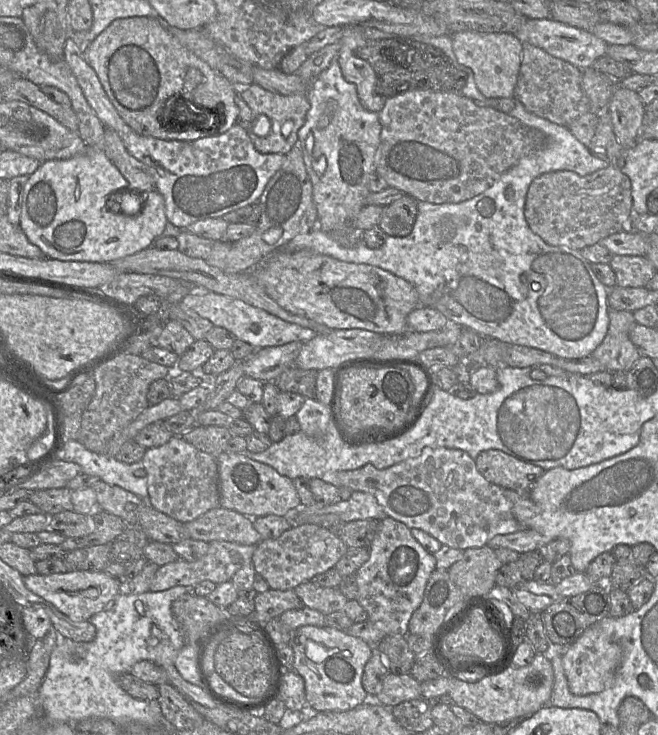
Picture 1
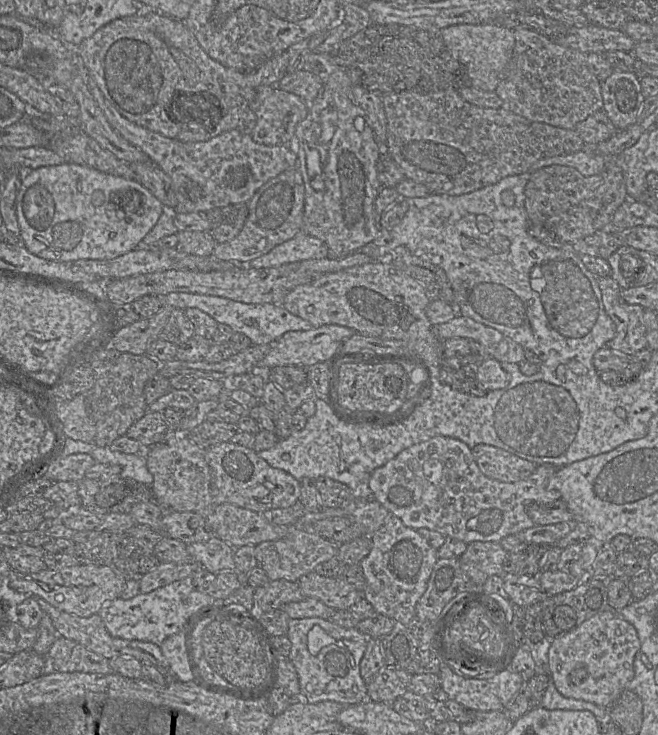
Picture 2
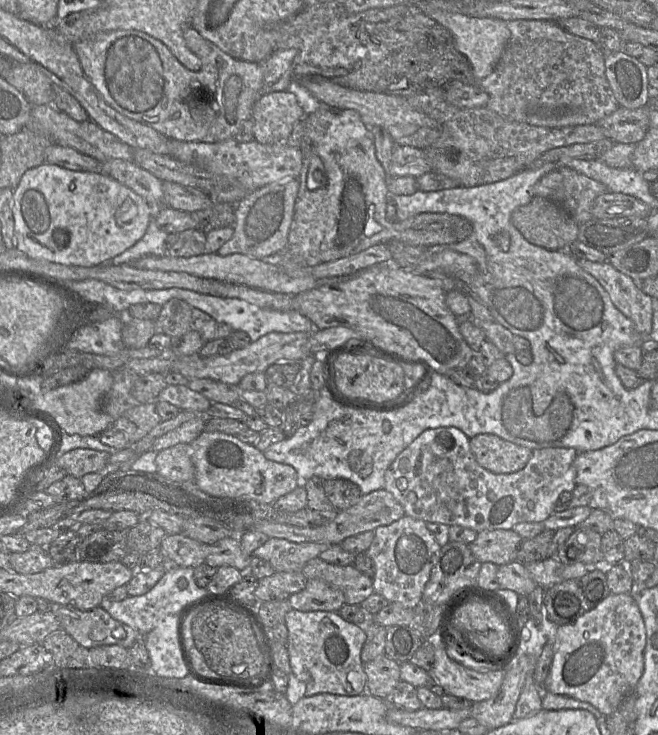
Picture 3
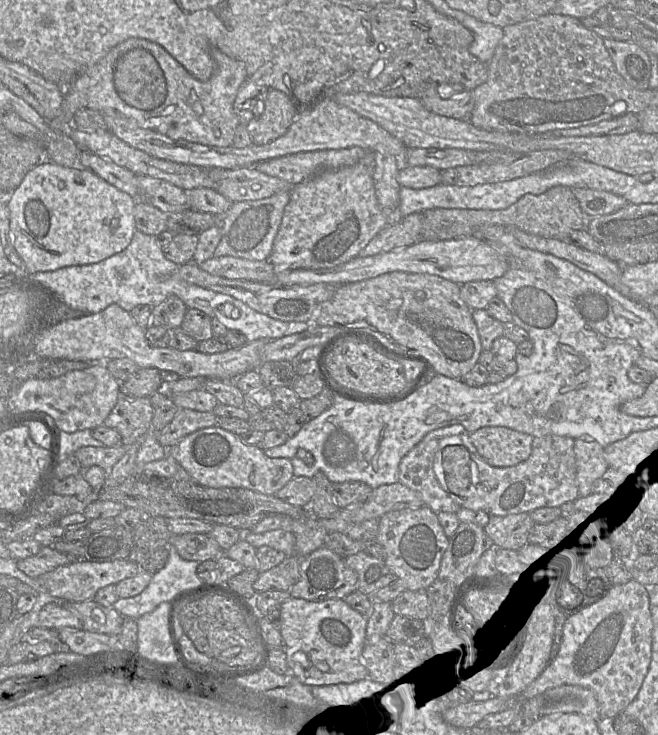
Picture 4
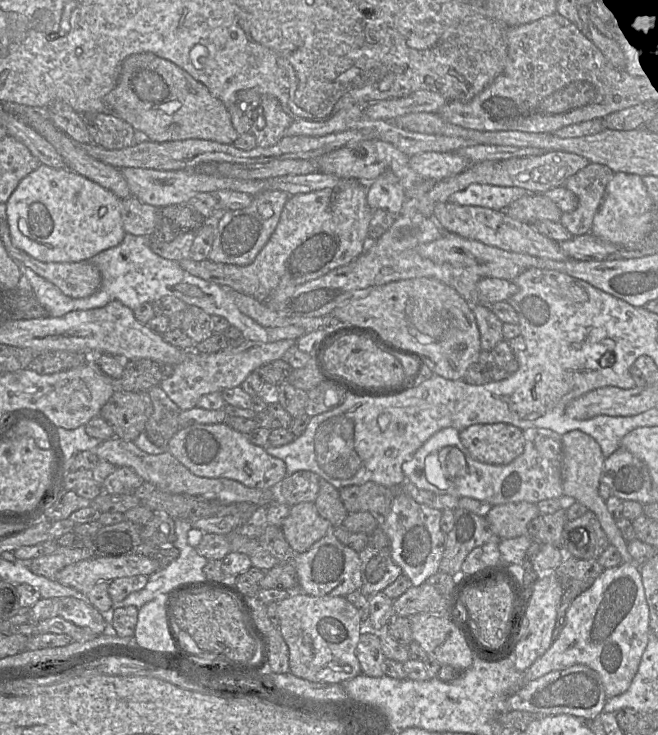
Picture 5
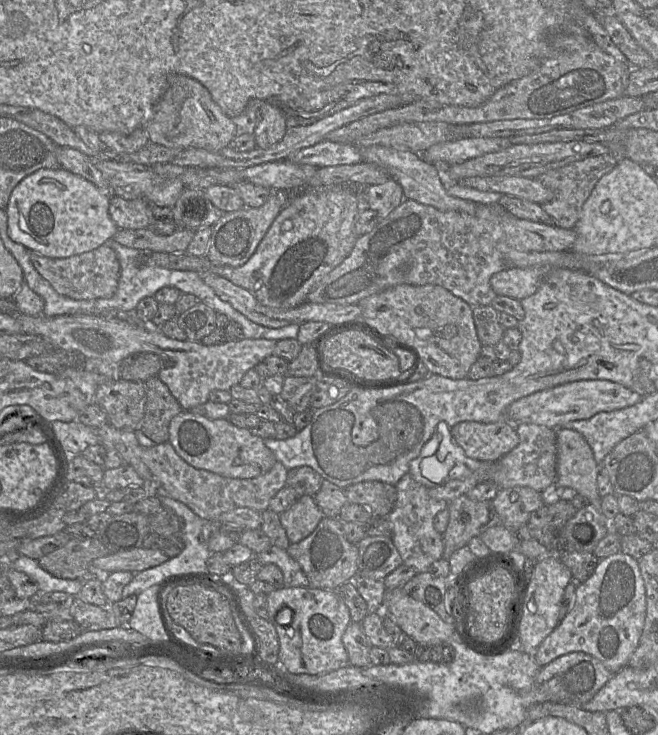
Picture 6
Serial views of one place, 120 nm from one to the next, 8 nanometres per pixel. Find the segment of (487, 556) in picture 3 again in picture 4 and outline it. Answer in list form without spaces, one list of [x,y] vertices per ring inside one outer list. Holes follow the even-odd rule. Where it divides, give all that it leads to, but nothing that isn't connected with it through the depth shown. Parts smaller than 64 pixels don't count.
[[[519,513],[490,516],[484,529],[496,547],[514,552],[526,546],[528,535],[534,525],[529,513]]]

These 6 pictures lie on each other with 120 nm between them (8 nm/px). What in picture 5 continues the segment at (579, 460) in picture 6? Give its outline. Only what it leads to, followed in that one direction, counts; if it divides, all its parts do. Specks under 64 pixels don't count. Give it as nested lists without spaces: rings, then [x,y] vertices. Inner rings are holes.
[[[579,430],[567,432],[562,435],[561,439],[563,495],[573,497],[577,502],[592,511],[597,516],[610,544],[619,551],[622,561],[625,563],[634,563],[627,549],[628,542],[623,538],[621,531],[617,528],[615,519],[609,513],[605,501],[600,497],[598,492],[600,476],[605,461],[599,444],[590,435]]]

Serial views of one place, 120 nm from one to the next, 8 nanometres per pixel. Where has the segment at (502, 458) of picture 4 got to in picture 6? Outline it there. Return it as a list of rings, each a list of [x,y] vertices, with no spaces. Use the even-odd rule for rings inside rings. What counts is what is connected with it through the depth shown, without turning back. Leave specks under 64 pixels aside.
[[[508,420],[493,423],[464,421],[451,427],[450,431],[465,455],[479,461],[497,461],[519,443],[516,427]]]

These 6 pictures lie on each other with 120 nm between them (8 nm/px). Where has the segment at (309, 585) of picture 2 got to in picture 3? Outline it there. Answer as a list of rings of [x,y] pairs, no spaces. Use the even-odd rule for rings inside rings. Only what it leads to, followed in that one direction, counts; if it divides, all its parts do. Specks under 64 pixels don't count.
[[[317,557],[306,563],[302,573],[307,580],[321,579],[342,590],[345,604],[360,605],[374,593],[372,577],[361,573],[353,565],[337,566]]]

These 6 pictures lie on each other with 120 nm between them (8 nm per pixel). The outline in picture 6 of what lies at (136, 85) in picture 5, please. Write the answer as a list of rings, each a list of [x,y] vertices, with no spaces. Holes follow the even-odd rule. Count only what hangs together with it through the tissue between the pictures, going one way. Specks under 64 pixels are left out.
[[[171,75],[169,84],[154,106],[151,119],[144,126],[150,142],[178,149],[205,149],[212,152],[229,147],[236,136],[230,117],[214,102],[209,91],[194,78]]]

